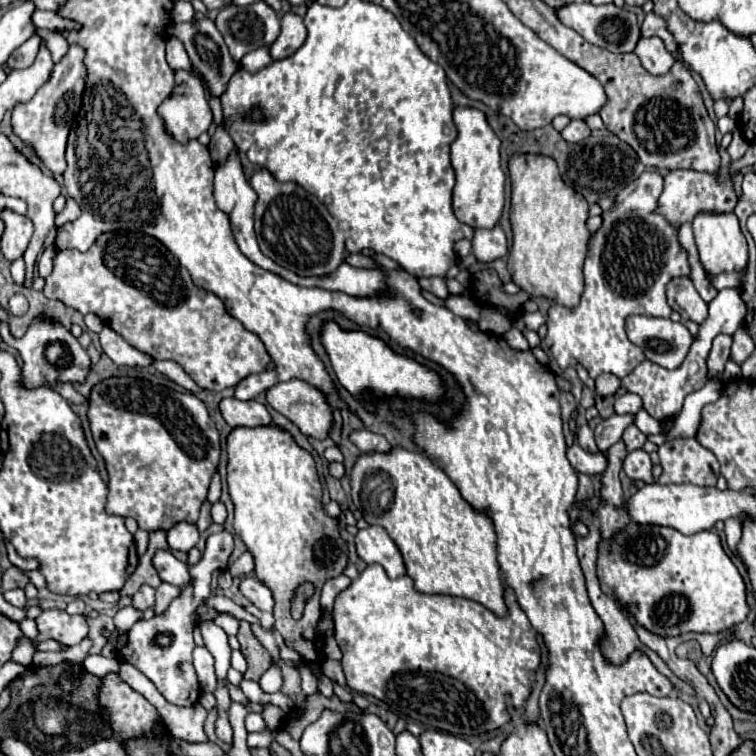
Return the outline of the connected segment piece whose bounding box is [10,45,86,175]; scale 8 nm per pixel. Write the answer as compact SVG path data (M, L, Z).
M70 45L68 53L54 65L50 79L38 89L34 99L26 101L26 111L22 115L12 115L12 131L34 149L40 161L56 175L66 169L66 139L72 129L76 113L82 109L82 93L86 89L86 67L84 67L86 51L80 45Z

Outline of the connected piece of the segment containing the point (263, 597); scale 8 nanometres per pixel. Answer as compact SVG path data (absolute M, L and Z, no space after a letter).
M246 577L240 583L240 593L252 601L260 611L272 611L274 607L274 597L270 593L270 589L266 589L258 579L254 577Z

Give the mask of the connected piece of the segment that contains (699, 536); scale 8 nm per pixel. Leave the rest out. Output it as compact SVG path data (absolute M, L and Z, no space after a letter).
M630 523L612 541L602 541L598 557L598 577L604 593L614 593L618 603L630 607L632 615L648 631L664 637L680 633L718 633L730 629L746 619L750 607L746 603L746 585L732 559L722 549L720 537L714 531L700 531L694 535L682 535L670 527L658 525L634 525Z

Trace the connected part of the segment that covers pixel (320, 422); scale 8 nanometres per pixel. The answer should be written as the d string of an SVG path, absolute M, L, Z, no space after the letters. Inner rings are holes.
M302 379L272 385L266 391L266 401L278 413L288 417L298 429L316 439L326 439L332 427L332 409L326 397Z

